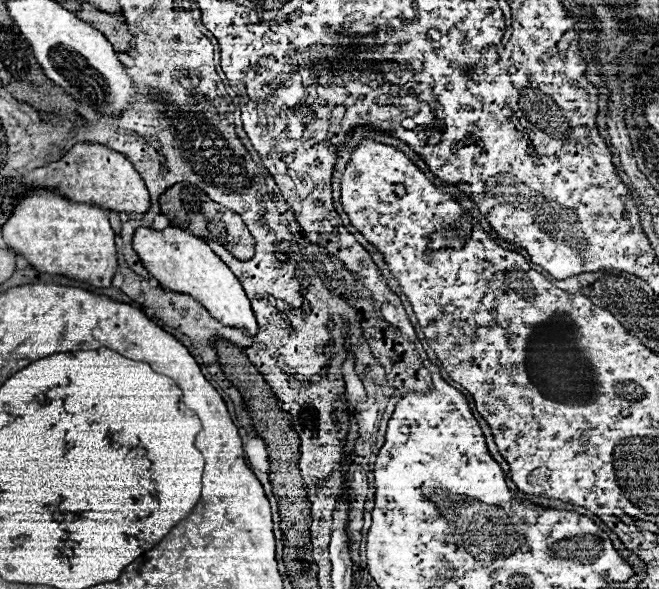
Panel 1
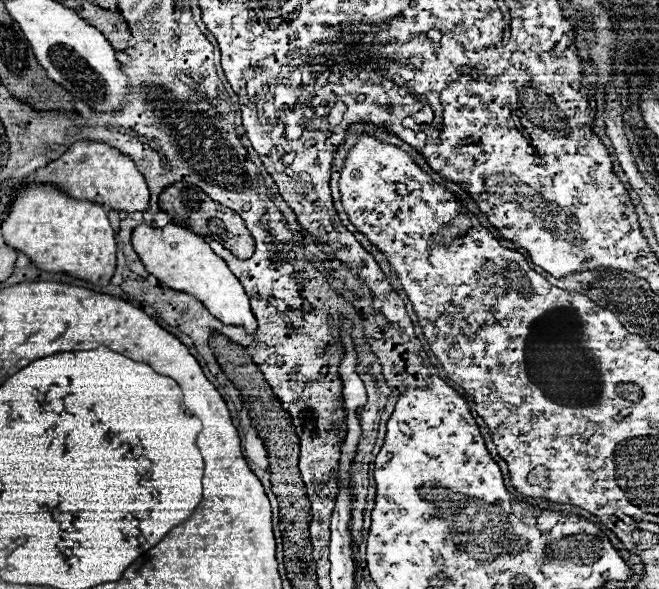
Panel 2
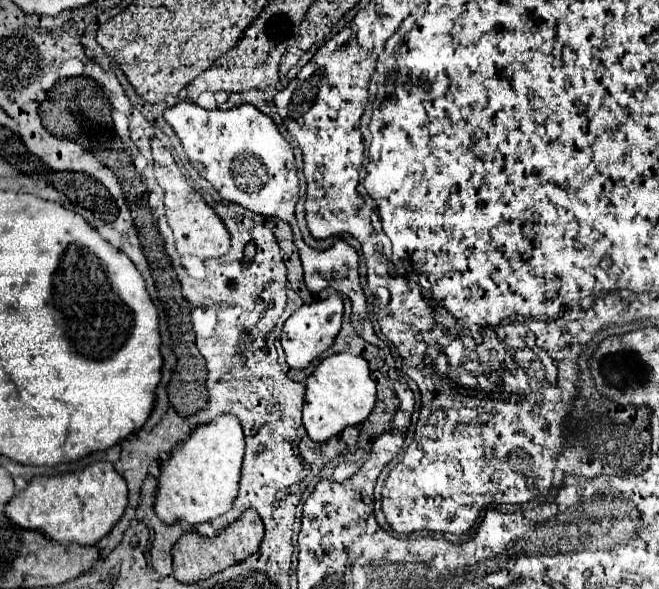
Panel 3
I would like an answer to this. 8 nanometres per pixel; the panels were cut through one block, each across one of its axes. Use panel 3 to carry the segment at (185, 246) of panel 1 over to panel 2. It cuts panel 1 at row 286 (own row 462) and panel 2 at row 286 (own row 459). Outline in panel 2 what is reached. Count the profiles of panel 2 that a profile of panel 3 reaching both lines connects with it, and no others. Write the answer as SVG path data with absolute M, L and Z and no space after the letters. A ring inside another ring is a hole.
M140 224L132 230L132 244L146 270L154 274L166 288L188 292L200 298L212 312L212 316L216 316L224 324L244 326L248 332L254 332L256 320L240 280L230 272L226 262L212 252L202 236L196 236L190 228L182 228L176 224L166 224L164 228Z

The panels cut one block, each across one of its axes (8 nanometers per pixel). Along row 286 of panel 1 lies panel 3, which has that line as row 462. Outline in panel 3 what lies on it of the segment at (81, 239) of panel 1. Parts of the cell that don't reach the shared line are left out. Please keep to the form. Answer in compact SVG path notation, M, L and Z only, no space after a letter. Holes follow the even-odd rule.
M94 462L86 466L84 470L62 474L62 476L42 476L34 478L26 490L16 494L6 506L4 514L20 528L24 530L38 530L46 538L50 538L56 544L80 544L80 546L94 546L98 544L104 536L112 532L120 516L124 514L124 508L128 506L128 488L124 478L114 470L110 462Z

